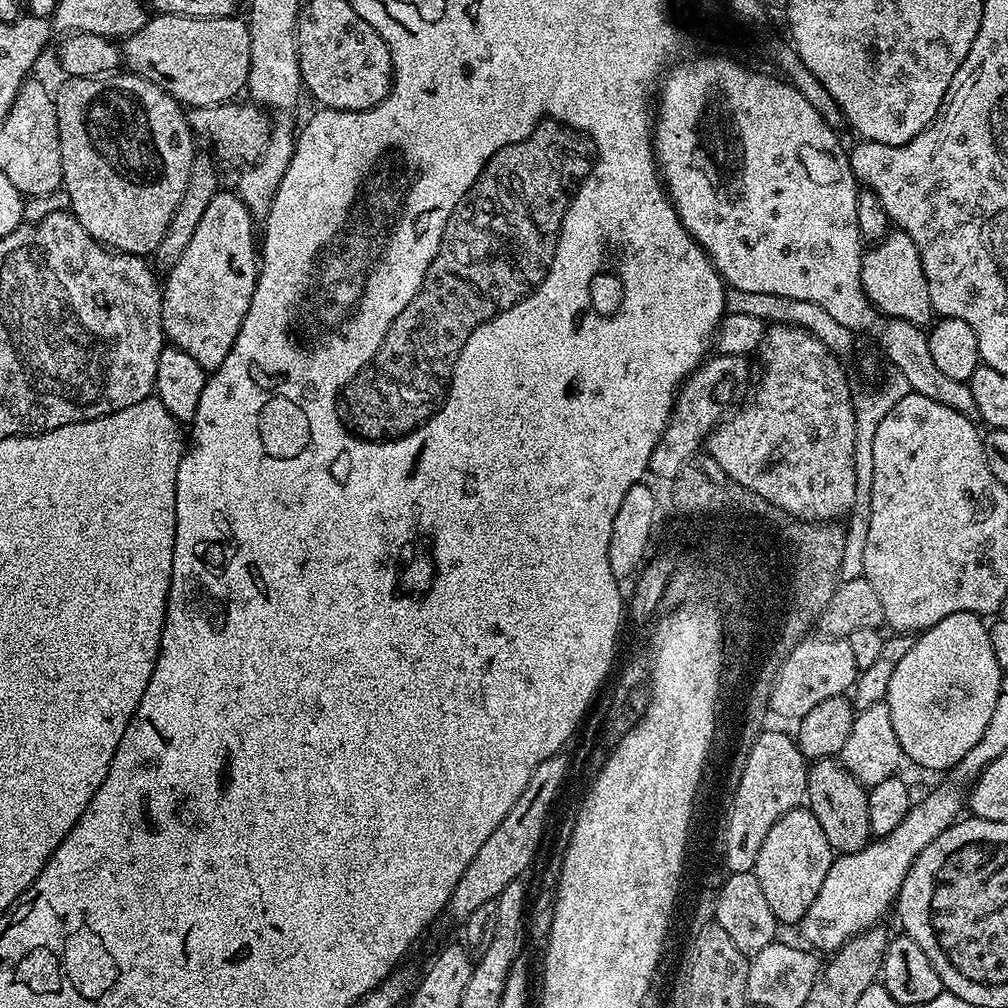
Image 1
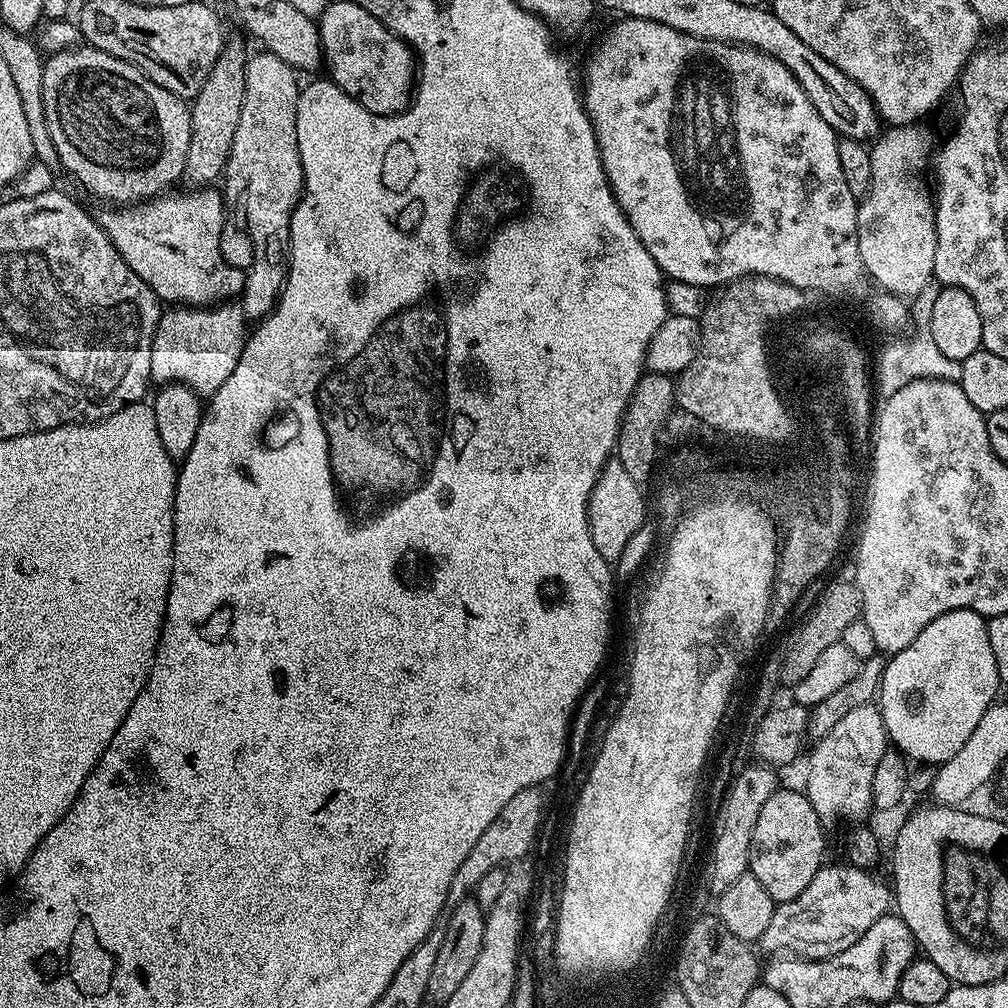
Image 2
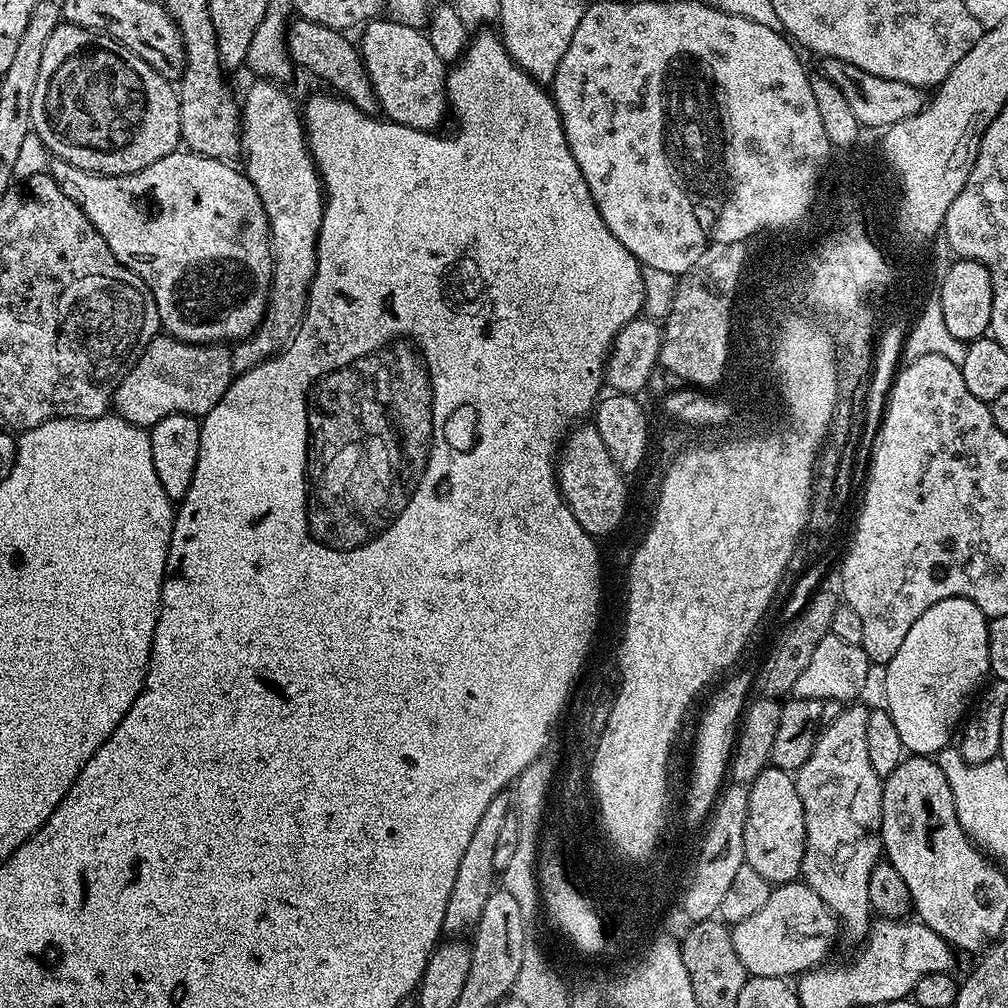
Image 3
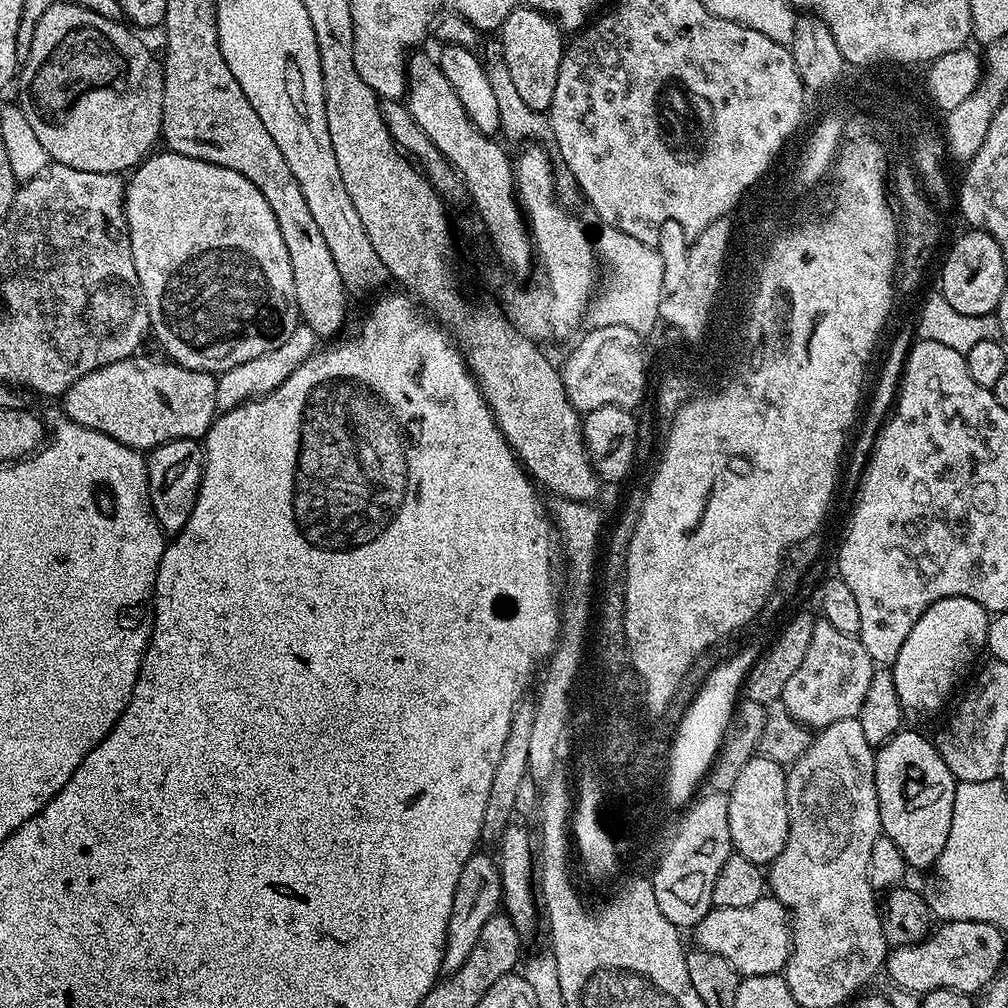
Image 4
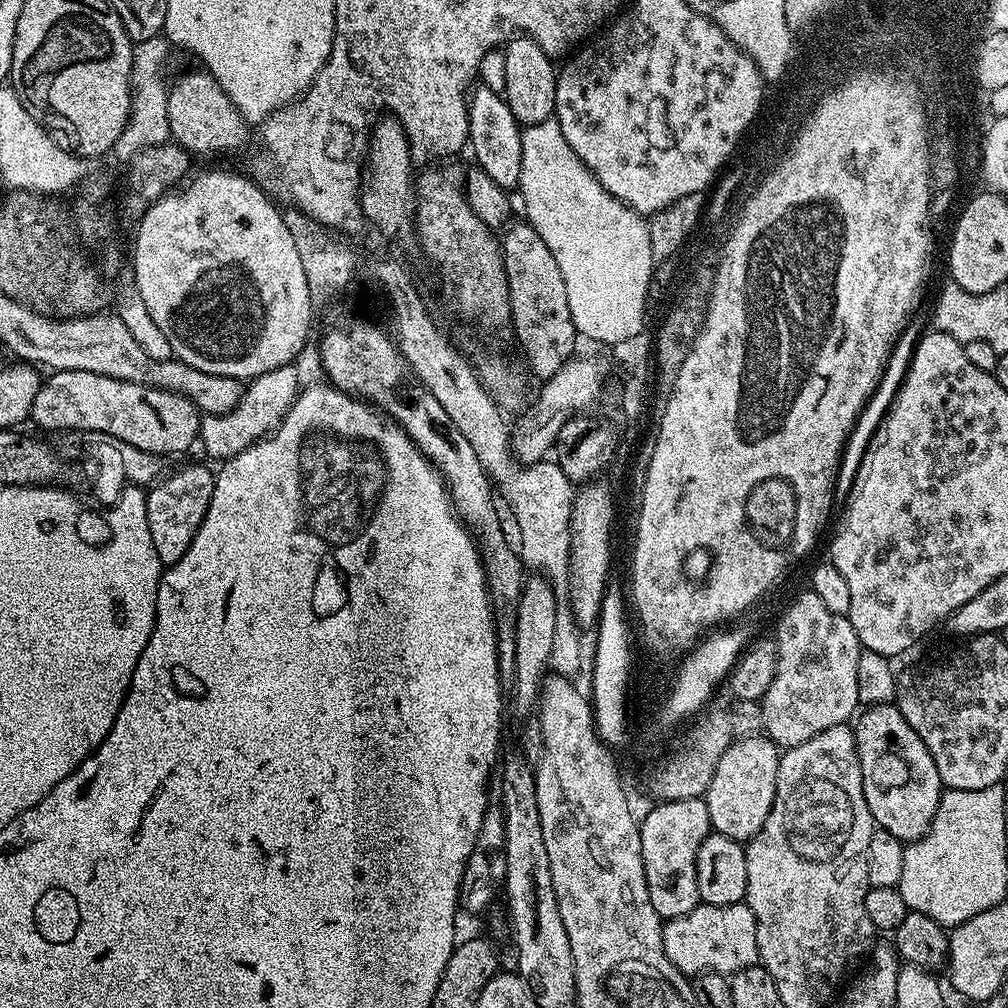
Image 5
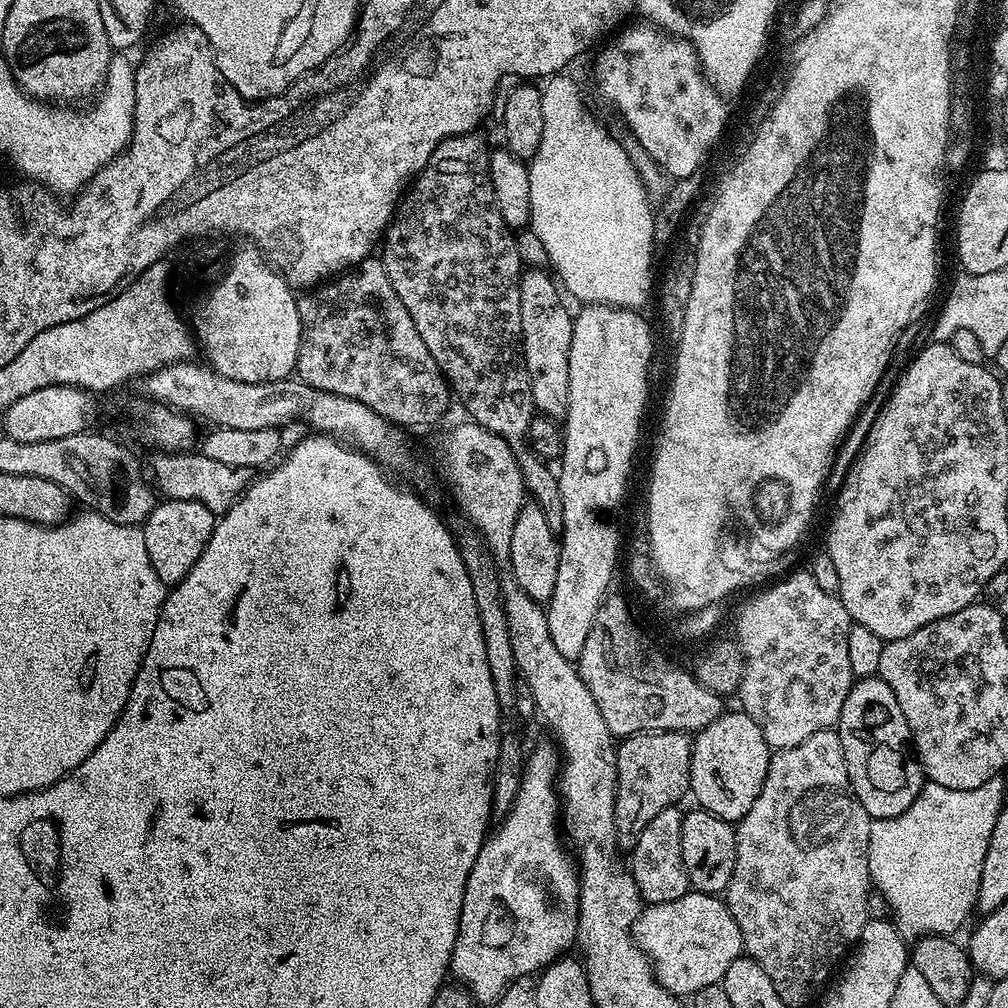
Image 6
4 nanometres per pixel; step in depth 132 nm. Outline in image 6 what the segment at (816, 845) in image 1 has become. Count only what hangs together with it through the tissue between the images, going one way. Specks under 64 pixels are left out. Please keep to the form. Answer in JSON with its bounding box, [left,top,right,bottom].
[688,710,770,822]

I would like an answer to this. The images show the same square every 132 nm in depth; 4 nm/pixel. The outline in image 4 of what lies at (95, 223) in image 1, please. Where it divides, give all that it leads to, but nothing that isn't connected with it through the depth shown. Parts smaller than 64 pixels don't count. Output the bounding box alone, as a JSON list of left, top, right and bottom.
[18,2,164,174]

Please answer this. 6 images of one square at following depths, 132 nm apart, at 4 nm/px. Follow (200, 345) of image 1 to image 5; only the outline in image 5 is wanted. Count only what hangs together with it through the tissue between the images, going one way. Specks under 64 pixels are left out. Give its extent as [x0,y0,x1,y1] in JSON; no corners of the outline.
[31,370,200,458]

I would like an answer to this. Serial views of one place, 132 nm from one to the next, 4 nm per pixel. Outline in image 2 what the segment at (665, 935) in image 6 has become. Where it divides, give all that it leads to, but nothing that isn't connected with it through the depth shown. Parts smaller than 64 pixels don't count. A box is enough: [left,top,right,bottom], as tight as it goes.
[758,862,894,961]

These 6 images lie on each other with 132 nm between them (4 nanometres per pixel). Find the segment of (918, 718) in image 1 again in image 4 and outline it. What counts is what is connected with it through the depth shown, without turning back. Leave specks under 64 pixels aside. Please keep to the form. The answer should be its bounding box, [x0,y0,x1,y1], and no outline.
[890,596,990,712]

